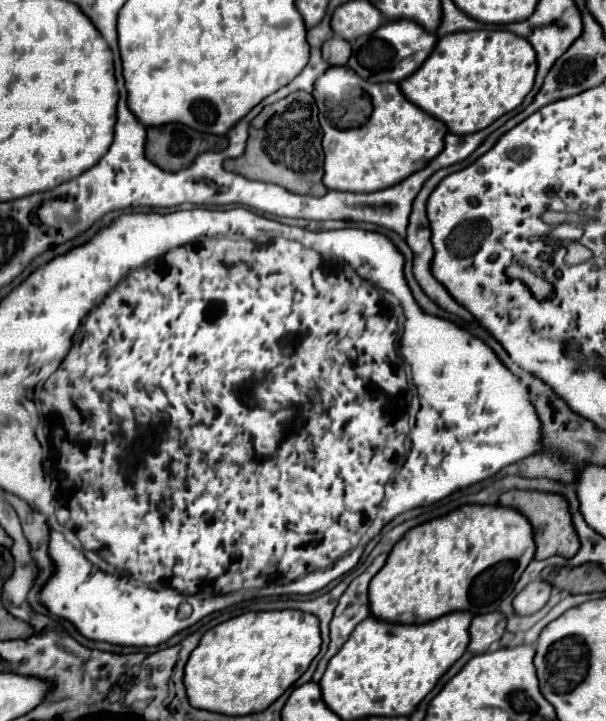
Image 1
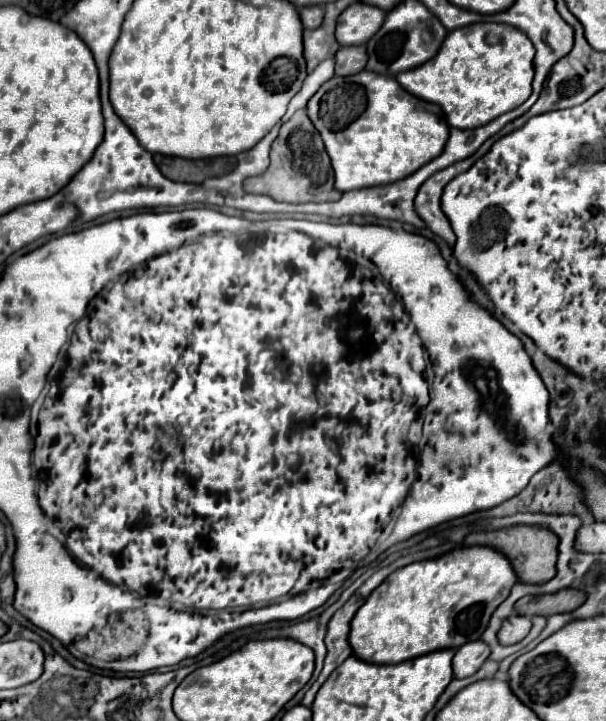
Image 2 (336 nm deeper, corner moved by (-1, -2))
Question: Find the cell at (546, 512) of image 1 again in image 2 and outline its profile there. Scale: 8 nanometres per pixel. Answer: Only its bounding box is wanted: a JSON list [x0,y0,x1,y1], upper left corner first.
[461,526,557,584]

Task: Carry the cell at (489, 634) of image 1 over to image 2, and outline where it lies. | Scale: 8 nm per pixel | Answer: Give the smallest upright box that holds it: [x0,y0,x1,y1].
[453,640,491,678]

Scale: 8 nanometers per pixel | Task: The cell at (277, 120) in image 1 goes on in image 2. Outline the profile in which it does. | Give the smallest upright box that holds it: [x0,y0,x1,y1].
[245,110,341,202]

